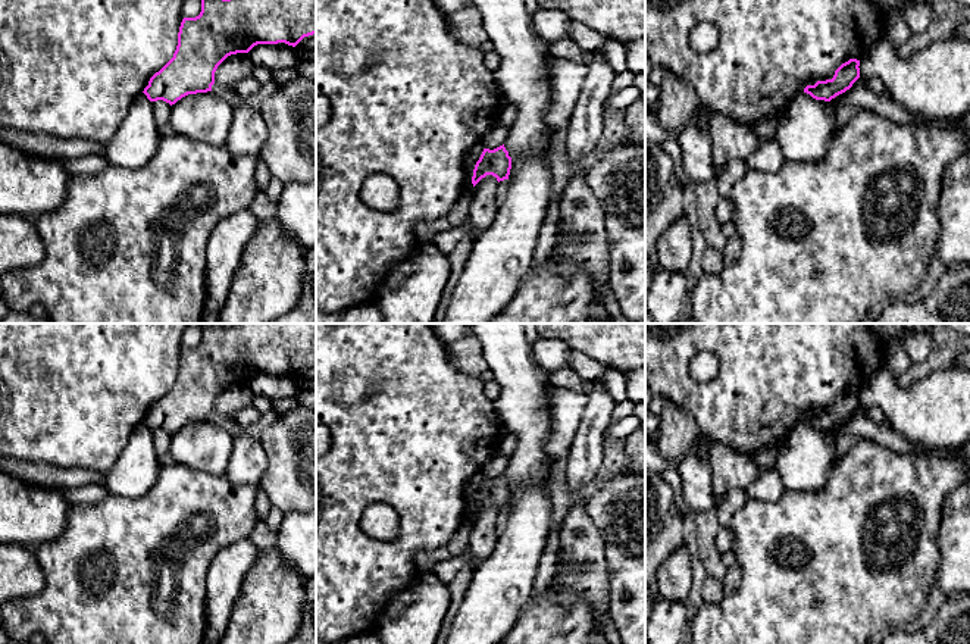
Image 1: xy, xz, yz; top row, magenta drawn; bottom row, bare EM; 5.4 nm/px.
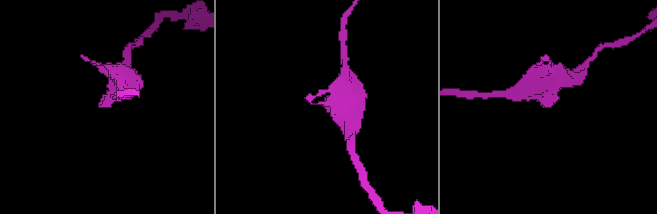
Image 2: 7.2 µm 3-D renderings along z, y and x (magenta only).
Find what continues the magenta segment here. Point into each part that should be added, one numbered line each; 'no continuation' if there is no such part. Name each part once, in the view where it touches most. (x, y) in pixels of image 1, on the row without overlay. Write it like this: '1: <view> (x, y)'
no continuation

